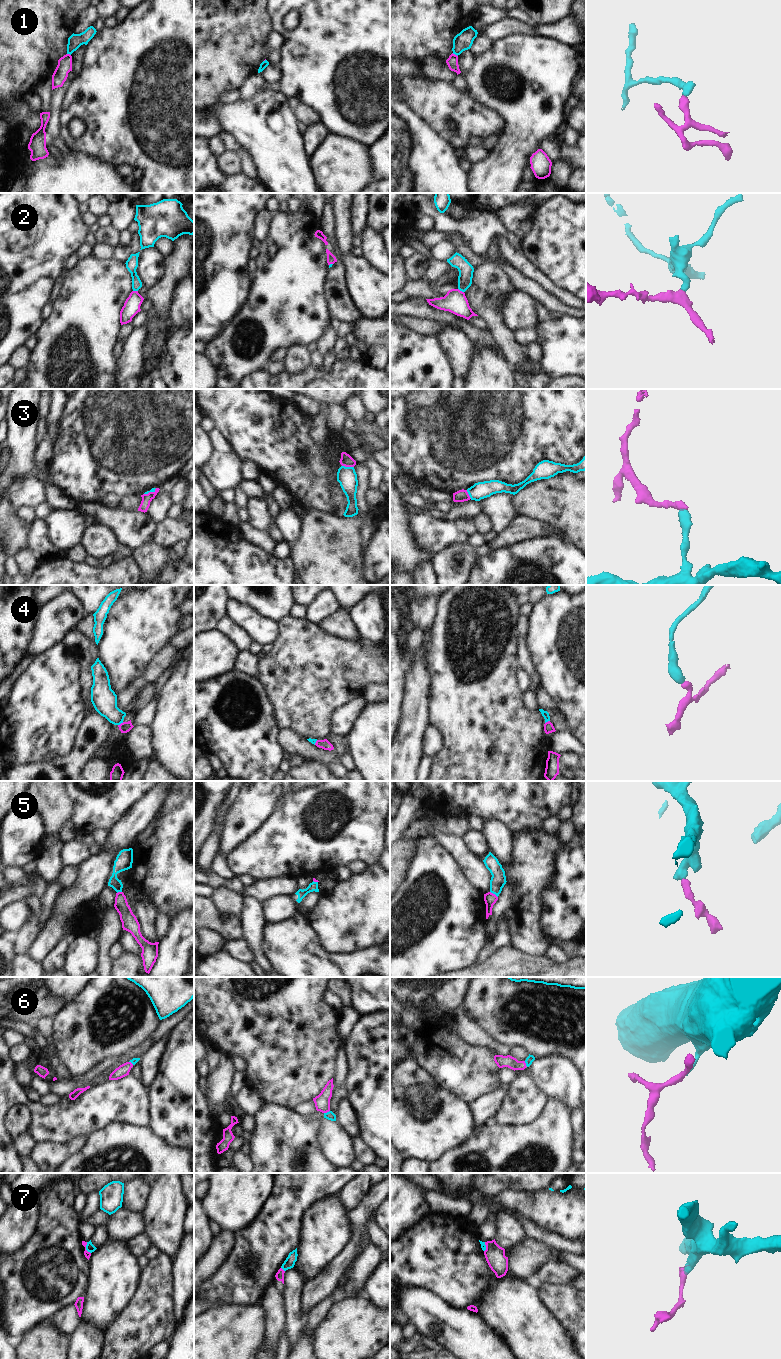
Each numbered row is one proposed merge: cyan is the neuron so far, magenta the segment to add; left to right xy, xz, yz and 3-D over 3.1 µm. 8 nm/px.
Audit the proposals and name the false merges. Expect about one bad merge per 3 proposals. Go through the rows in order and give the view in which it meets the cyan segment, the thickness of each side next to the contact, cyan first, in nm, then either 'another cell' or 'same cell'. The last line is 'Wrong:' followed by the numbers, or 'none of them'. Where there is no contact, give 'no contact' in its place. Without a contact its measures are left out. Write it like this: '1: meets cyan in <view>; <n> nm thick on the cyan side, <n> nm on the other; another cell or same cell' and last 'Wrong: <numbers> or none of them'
1: meets cyan in yz; 150 nm thick on the cyan side, 90 nm on the other; another cell
2: meets cyan in yz; 120 nm thick on the cyan side, 190 nm on the other; same cell
3: meets cyan in xz; 160 nm thick on the cyan side, 100 nm on the other; another cell
4: meets cyan in xy; 200 nm thick on the cyan side, 90 nm on the other; same cell
5: meets cyan in yz; 120 nm thick on the cyan side, 100 nm on the other; same cell
6: meets cyan in xz; 70 nm thick on the cyan side, 130 nm on the other; same cell
7: meets cyan in xy; 70 nm thick on the cyan side, 50 nm on the other; another cell
Wrong: 1, 3, 7

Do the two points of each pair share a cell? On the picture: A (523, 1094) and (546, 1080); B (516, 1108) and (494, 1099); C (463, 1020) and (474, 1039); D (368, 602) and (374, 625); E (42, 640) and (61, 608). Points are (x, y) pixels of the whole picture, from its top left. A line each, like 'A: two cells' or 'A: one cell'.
A: two cells
B: two cells
C: one cell
D: one cell
E: one cell

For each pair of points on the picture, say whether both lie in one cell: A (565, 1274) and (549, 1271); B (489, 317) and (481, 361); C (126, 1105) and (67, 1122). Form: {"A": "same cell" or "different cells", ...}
{"A": "same cell", "B": "different cells", "C": "same cell"}

